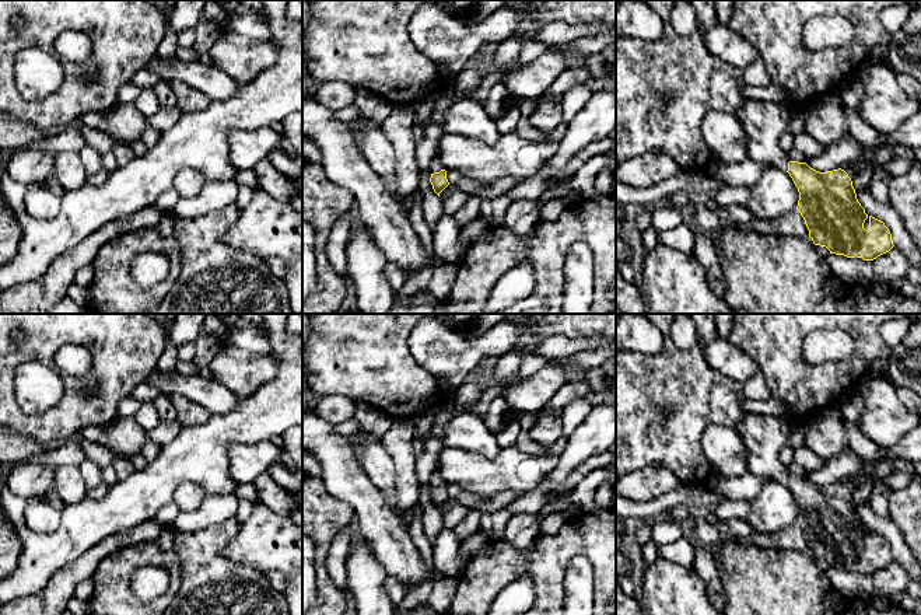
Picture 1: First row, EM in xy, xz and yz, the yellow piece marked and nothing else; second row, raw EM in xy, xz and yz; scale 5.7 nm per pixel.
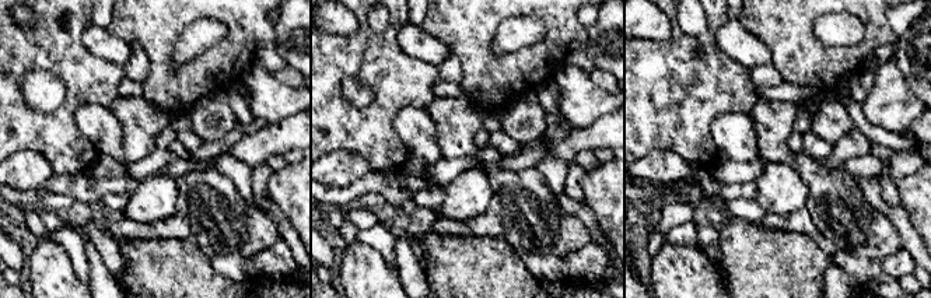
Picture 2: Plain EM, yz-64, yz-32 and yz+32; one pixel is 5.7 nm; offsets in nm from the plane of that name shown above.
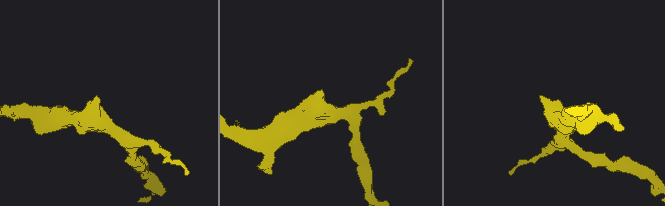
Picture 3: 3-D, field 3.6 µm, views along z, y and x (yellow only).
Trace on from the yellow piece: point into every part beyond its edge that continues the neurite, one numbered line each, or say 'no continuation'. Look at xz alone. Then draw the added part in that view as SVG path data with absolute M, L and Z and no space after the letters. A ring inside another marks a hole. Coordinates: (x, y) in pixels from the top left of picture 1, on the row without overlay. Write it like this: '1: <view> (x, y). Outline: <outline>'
1: xz (436, 479). Outline: M438 458L435 461L435 469L433 471L431 476L430 476L430 486L440 486L441 483L444 483L442 476L438 472Z

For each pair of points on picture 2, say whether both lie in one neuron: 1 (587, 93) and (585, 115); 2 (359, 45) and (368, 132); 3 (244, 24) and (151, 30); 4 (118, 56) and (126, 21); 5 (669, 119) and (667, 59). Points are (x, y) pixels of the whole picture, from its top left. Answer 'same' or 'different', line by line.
1: same
2: same
3: same
4: different
5: same

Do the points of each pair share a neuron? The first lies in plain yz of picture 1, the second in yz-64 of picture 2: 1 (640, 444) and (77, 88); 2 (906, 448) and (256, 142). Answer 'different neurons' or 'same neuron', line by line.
1: same neuron
2: same neuron

